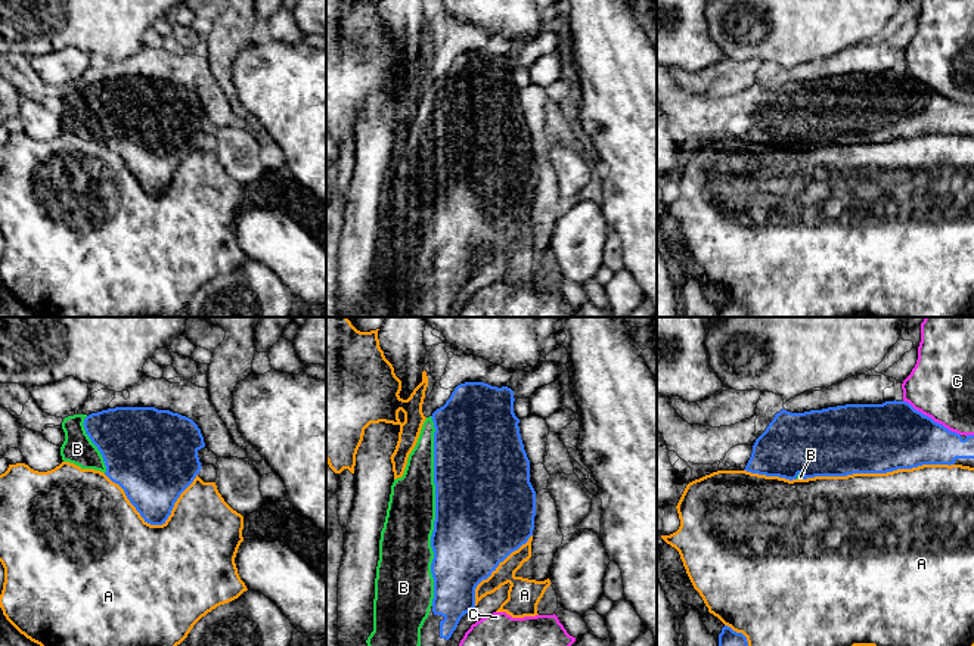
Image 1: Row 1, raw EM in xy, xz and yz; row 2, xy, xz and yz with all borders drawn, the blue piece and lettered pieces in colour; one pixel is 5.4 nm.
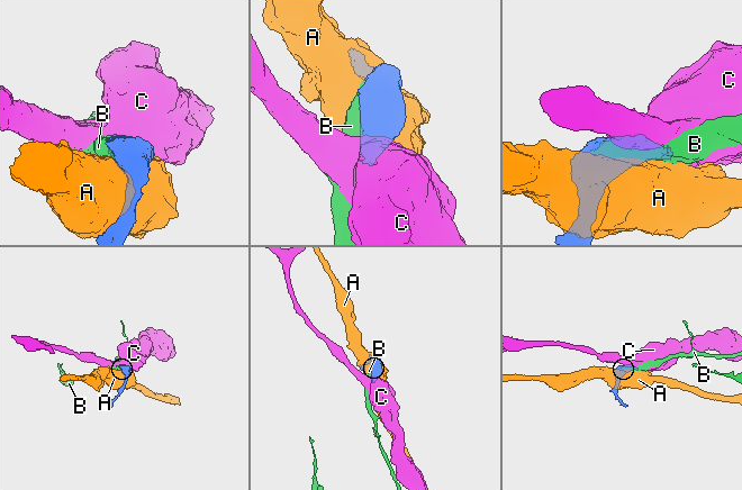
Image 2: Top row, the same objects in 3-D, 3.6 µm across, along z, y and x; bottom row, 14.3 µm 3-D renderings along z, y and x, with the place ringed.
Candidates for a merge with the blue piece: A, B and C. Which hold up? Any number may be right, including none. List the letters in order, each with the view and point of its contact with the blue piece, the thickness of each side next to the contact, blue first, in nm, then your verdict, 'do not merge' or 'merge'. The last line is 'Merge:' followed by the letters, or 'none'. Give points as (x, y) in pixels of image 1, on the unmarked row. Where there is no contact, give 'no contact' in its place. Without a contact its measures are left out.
A: meets blue in yz at (878, 142); 380 nm thick on the blue side, 500 nm on the other; do not merge
B: meets blue in xz at (436, 180); 500 nm thick on the blue side, 280 nm on the other; merge
C: meets blue in yz at (930, 87); 380 nm thick on the blue side, 360 nm on the other; do not merge
Merge: B

